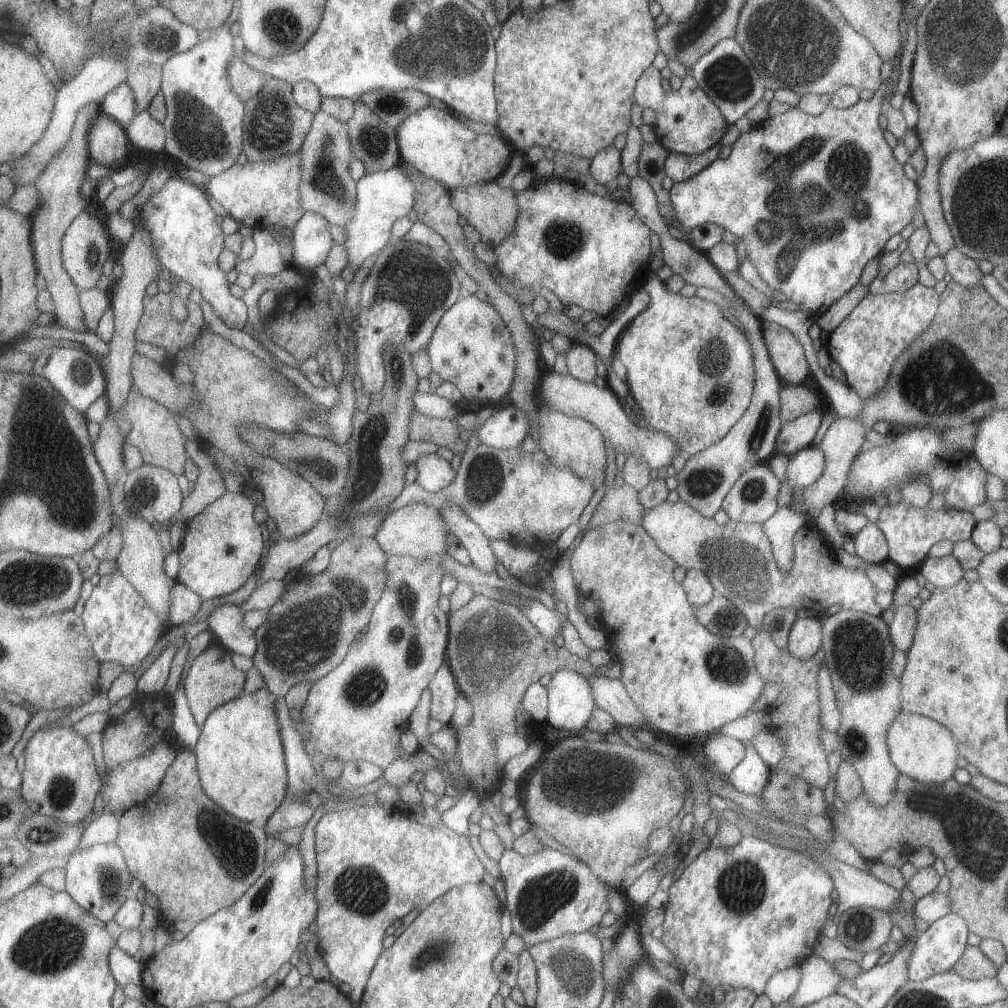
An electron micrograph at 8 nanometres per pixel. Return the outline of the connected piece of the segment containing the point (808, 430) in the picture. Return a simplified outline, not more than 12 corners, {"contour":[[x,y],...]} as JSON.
{"contour":[[808,412],[782,424],[776,452],[790,456],[813,445],[823,420]]}

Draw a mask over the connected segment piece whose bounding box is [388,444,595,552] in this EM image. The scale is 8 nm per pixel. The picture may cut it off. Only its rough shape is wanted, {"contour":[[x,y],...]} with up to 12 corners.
{"contour":[[482,444],[459,478],[388,506],[460,504],[490,539],[546,552],[595,486],[543,449]]}

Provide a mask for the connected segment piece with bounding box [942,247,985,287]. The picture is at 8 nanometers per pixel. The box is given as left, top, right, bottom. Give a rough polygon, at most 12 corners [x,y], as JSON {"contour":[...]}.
{"contour":[[955,247],[942,255],[952,280],[961,286],[982,285],[979,262]]}

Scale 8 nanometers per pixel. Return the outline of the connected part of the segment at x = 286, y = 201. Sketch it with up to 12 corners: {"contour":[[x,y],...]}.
{"contour":[[302,156],[249,161],[206,190],[254,230],[294,229]]}

